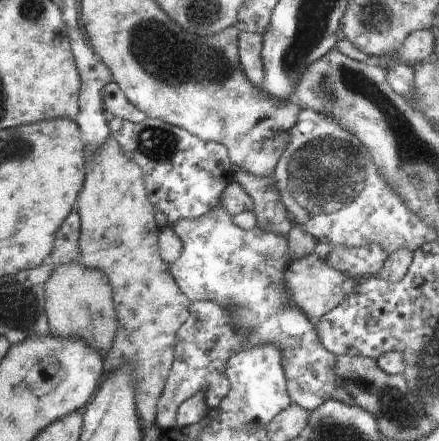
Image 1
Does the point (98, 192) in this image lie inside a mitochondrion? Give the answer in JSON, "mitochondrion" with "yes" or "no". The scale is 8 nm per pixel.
{"mitochondrion":"no"}

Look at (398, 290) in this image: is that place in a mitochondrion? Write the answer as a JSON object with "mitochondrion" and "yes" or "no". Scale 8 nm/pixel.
{"mitochondrion":"no"}

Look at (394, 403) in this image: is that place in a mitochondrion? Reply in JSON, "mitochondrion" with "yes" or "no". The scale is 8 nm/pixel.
{"mitochondrion":"yes"}

